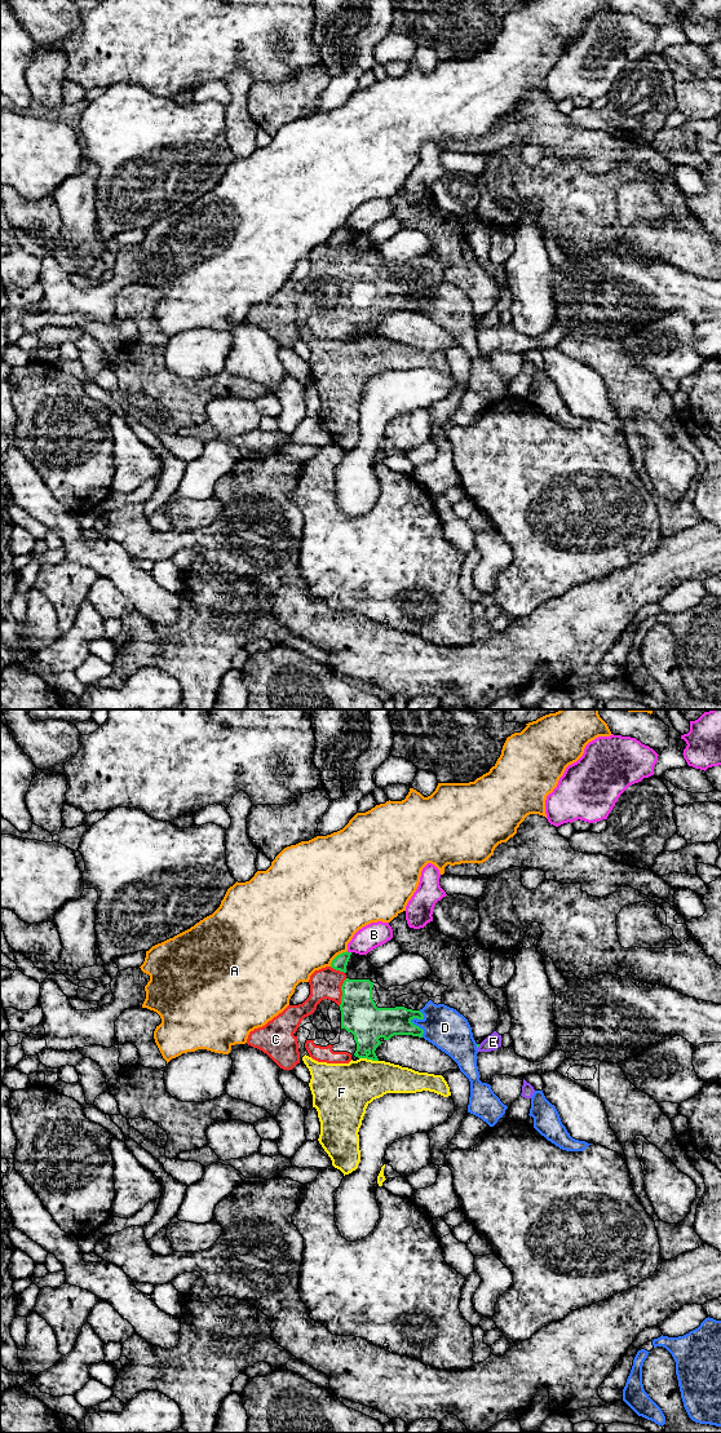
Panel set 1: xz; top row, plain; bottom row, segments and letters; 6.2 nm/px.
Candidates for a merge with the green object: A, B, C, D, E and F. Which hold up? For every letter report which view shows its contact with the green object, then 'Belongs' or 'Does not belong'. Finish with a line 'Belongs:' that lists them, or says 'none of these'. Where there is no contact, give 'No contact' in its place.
A: Touches green in xz. Does not belong
B: Touches green in xz. Does not belong
C: Touches green in xz. Belongs
D: Touches green in xz. Does not belong
E: Touches green in xz. Does not belong
F: Touches green in xz. Does not belong
Belongs: C

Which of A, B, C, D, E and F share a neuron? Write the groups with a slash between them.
A / B / C / D / E / F

